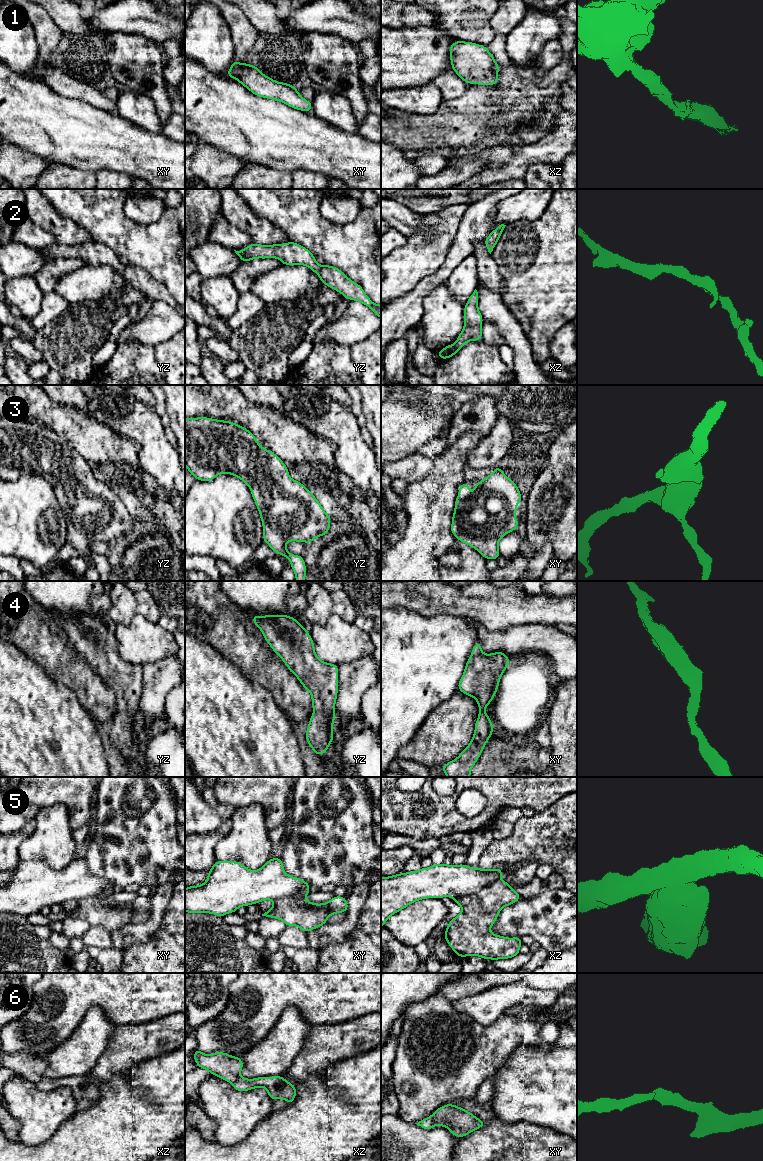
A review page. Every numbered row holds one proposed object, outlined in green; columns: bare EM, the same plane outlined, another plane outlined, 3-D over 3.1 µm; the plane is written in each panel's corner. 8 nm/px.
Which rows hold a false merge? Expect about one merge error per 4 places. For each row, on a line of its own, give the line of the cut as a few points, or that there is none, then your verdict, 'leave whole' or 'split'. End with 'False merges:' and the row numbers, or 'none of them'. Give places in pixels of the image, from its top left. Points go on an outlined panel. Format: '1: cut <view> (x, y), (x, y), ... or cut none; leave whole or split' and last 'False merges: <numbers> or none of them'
1: cut none; leave whole
2: cut none; leave whole
3: cut none; leave whole
4: cut none; leave whole
5: cut xz (499, 878), (484, 885), (477, 891), (456, 895), (453, 898); split
6: cut none; leave whole
False merges: 5

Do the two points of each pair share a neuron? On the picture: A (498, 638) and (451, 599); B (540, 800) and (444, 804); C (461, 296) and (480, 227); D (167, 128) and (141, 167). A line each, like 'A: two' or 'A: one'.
A: two
B: one
C: two
D: two

